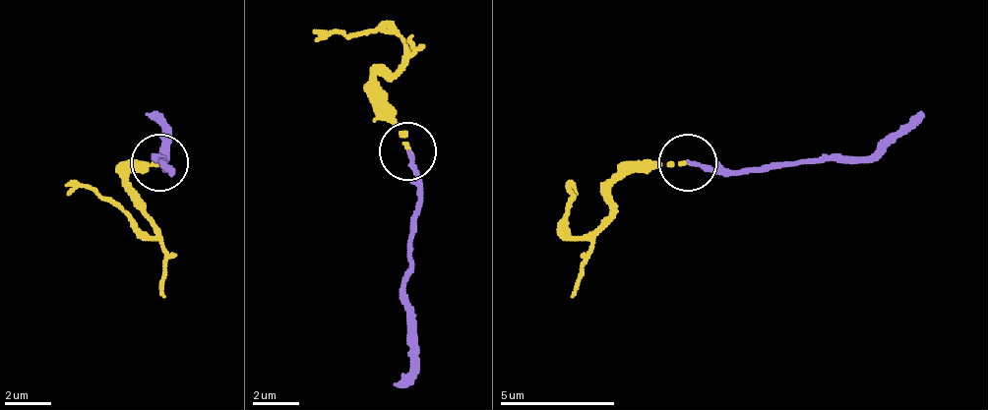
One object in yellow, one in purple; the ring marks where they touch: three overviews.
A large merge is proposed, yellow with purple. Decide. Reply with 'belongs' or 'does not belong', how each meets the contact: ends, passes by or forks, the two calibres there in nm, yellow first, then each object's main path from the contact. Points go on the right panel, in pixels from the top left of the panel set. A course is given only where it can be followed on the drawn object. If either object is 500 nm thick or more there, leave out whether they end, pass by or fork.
belongs | yellow ends | purple ends | 190/190 nm | yellow via (686, 161), (646, 161), (617, 178), (611, 212), (582, 236), (571, 236), (565, 190), (577, 196) | purple via (686, 161), (714, 172), (767, 172), (819, 155), (876, 155), (922, 109)

